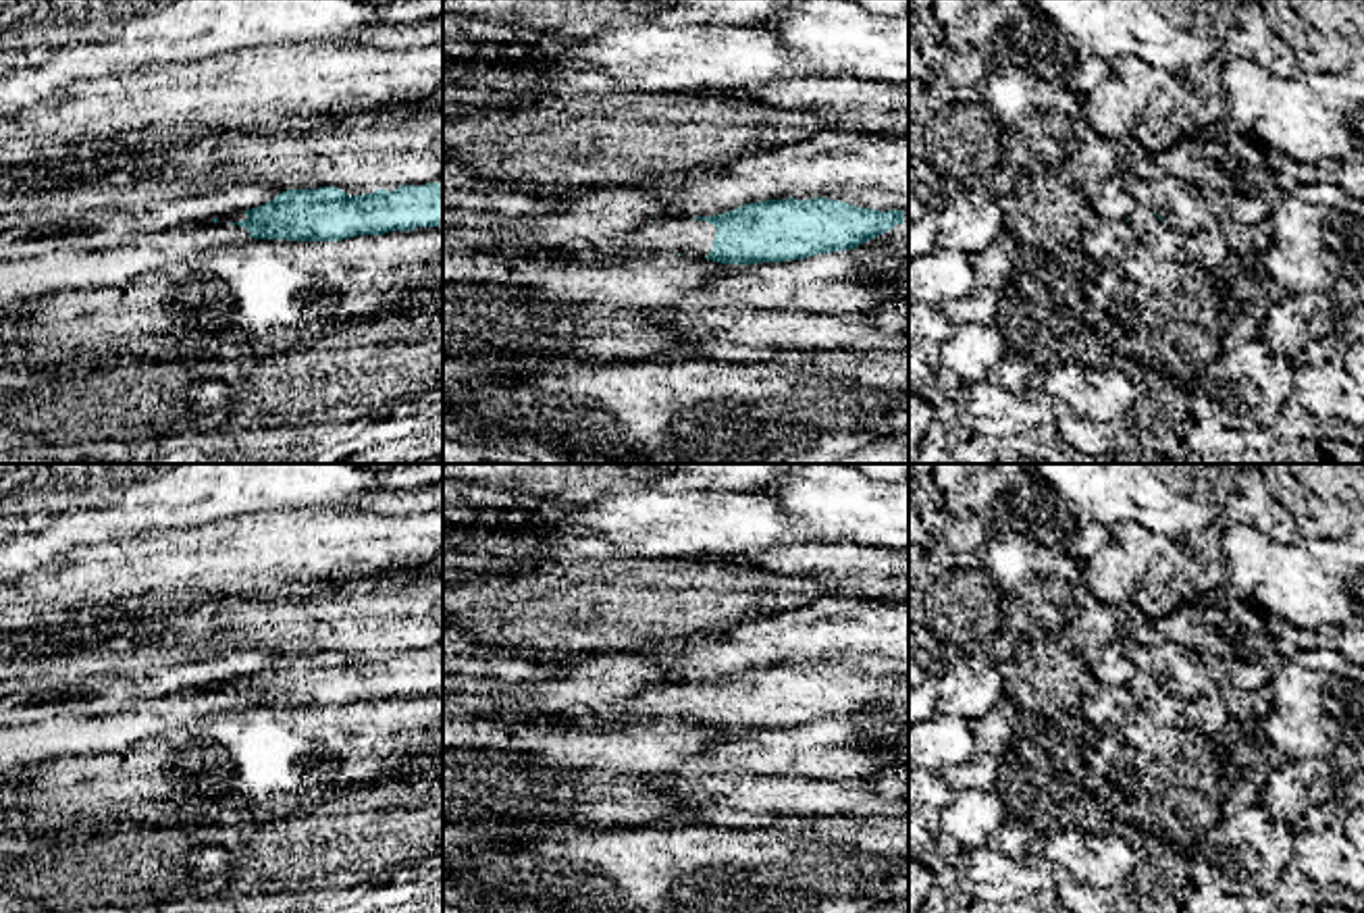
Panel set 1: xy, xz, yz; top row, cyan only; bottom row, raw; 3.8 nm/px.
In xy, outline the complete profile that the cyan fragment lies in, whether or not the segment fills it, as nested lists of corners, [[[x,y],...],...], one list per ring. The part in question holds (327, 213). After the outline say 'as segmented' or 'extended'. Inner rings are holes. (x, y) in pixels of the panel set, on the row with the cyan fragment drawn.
[[[443,177],[426,185],[391,185],[364,195],[349,195],[333,185],[318,189],[287,189],[264,206],[220,216],[218,220],[245,227],[254,239],[291,241],[341,241],[358,235],[443,227]]]; extended

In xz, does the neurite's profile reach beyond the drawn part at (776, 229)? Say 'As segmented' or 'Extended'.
Extended

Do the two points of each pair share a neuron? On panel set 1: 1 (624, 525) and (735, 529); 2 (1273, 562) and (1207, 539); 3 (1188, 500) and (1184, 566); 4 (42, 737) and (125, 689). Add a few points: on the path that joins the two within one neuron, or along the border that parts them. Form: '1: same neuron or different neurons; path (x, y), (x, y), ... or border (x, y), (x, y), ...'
1: same neuron; path (651, 525), (707, 527)
2: different neurons; border (1225, 527), (1219, 550)
3: different neurons; border (1138, 523), (1167, 535), (1215, 523), (1223, 527)
4: different neurons; border (129, 706), (102, 716), (82, 718)

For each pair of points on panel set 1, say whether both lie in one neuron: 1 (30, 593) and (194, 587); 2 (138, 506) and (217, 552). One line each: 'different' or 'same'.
1: same
2: different

